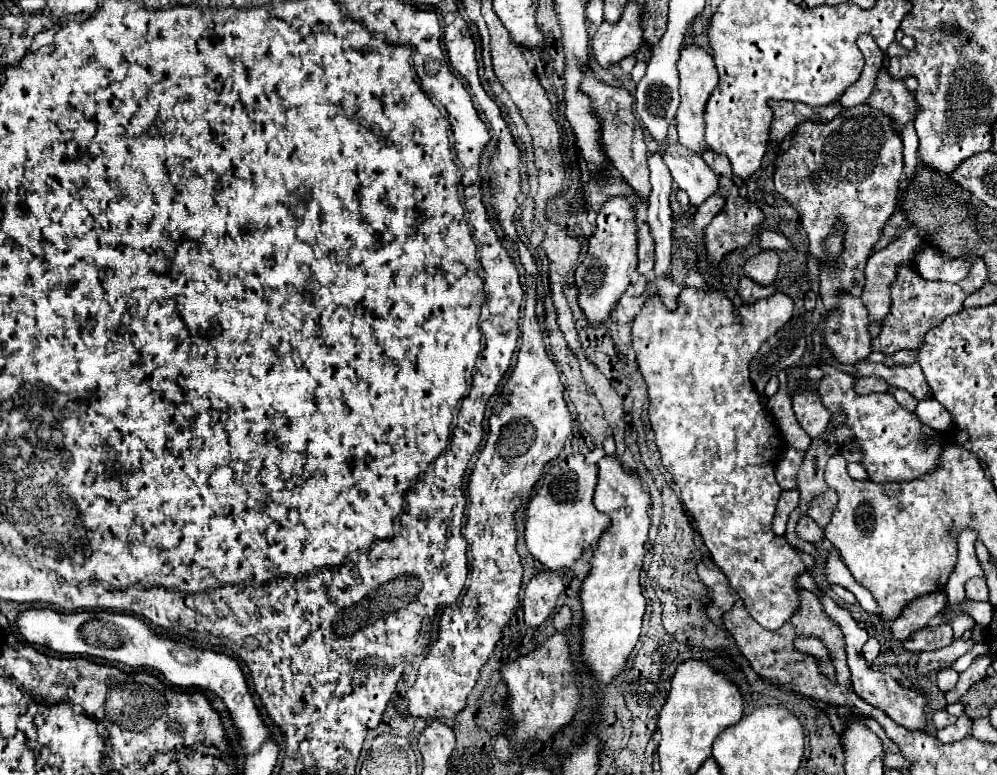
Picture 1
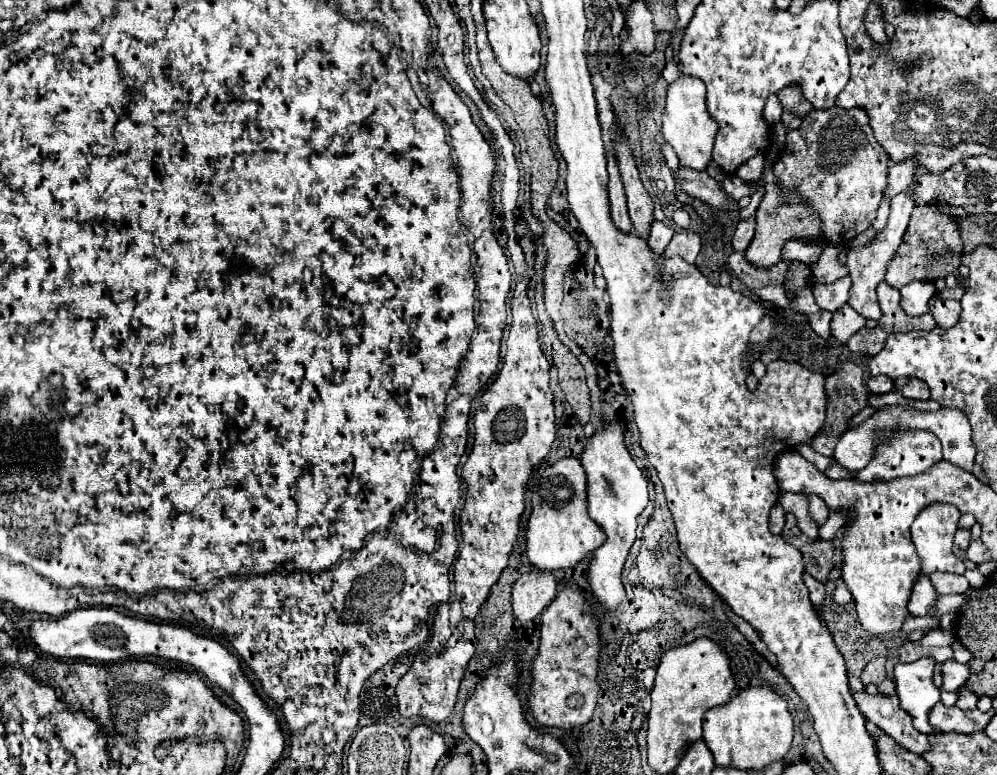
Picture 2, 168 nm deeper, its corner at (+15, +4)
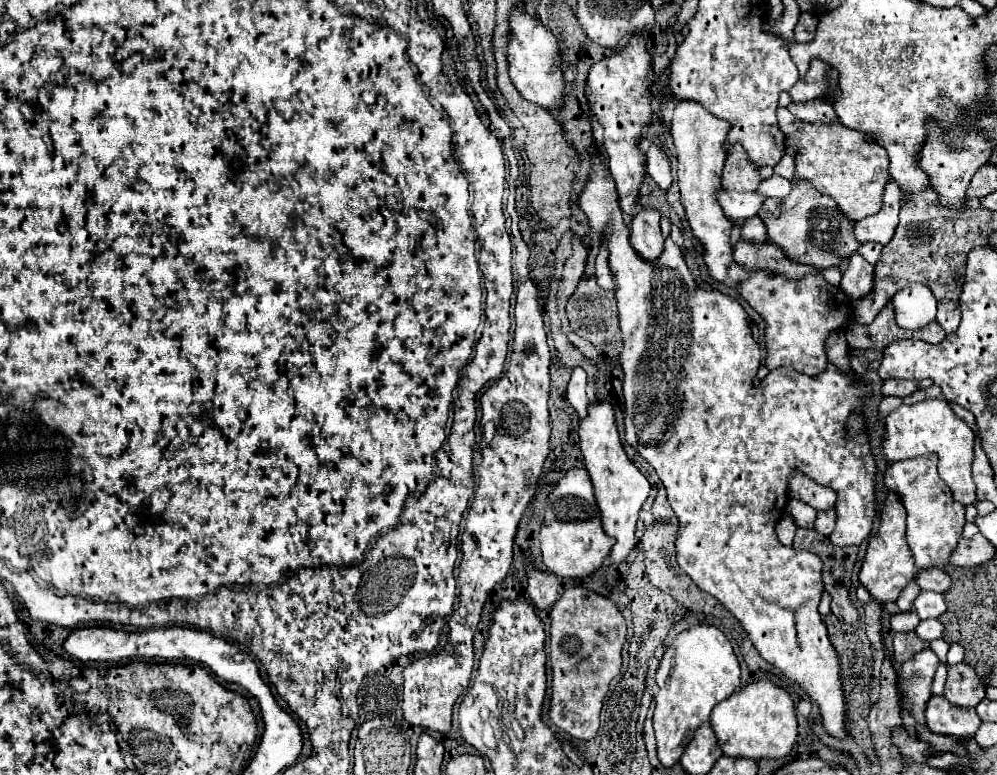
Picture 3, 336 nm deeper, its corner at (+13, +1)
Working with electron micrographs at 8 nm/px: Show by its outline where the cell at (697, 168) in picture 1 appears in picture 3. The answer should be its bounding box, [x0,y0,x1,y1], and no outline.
[717,189,765,221]

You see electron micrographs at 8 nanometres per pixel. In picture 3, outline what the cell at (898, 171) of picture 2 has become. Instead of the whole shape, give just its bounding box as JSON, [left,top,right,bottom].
[855,181,901,245]

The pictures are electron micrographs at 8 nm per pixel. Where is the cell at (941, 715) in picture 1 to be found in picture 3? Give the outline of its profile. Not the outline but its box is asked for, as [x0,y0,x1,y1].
[927,695,981,737]

